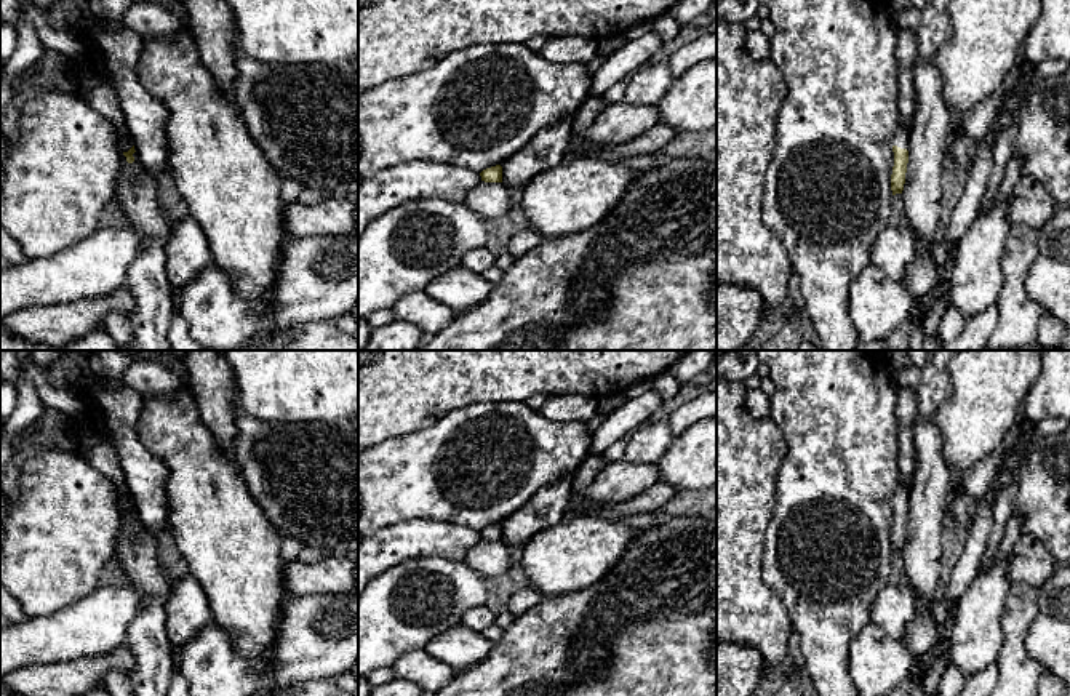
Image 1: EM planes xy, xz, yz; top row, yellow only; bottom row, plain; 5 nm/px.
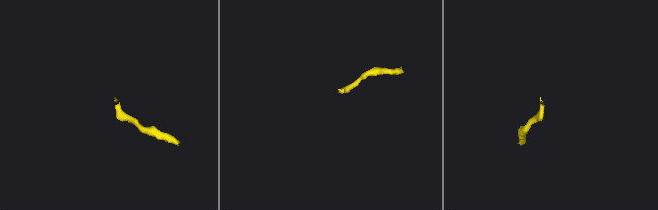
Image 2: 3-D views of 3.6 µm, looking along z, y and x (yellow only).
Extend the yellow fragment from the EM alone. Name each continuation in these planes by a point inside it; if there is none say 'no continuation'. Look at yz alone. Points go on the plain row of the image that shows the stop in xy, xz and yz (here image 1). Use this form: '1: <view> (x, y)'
1: yz (902, 493)

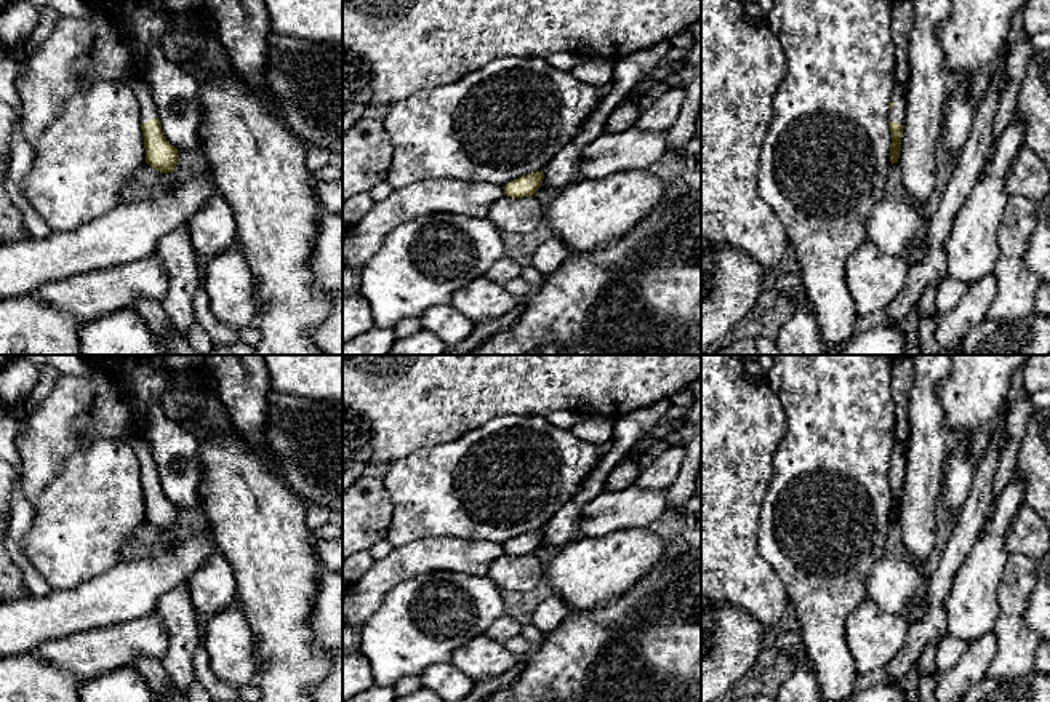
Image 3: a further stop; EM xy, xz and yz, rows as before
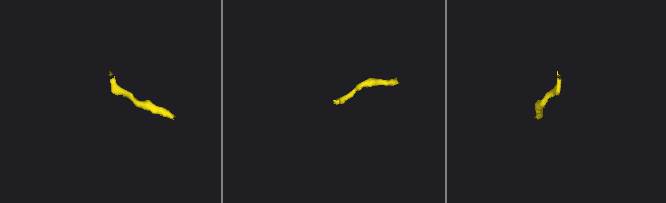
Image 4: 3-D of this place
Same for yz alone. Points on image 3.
1: yz (898, 470)

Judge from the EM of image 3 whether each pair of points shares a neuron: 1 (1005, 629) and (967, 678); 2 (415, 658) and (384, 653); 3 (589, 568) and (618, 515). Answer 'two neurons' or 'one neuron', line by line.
1: two neurons
2: one neuron
3: two neurons

